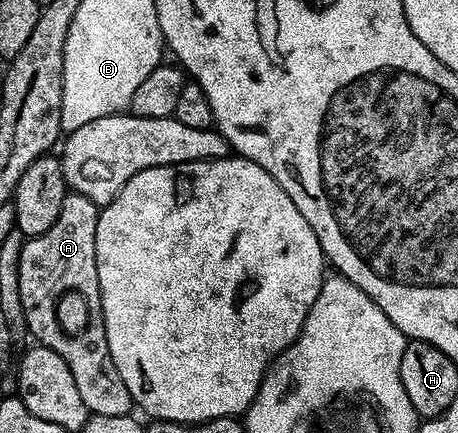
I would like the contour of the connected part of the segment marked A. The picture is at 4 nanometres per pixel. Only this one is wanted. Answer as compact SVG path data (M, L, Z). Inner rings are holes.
M76 193L66 194L55 225L51 225L47 233L24 240L25 248L17 263L17 287L21 290L20 306L23 311L45 311L45 315L49 315L41 327L53 327L53 331L36 331L32 338L37 340L40 335L45 335L44 346L63 357L73 381L73 391L76 398L77 395L81 398L86 412L103 417L119 417L130 414L135 404L131 393L127 393L127 385L123 385L123 377L119 377L119 369L115 369L115 359L109 356L107 349L106 325L101 312L99 264L95 257L95 229L98 222L98 204ZM37 295L45 297L45 307L37 307ZM77 295L88 300L88 326L76 331L65 331L65 327L73 327L73 319L60 319L59 311L63 310L65 315L76 311Z

